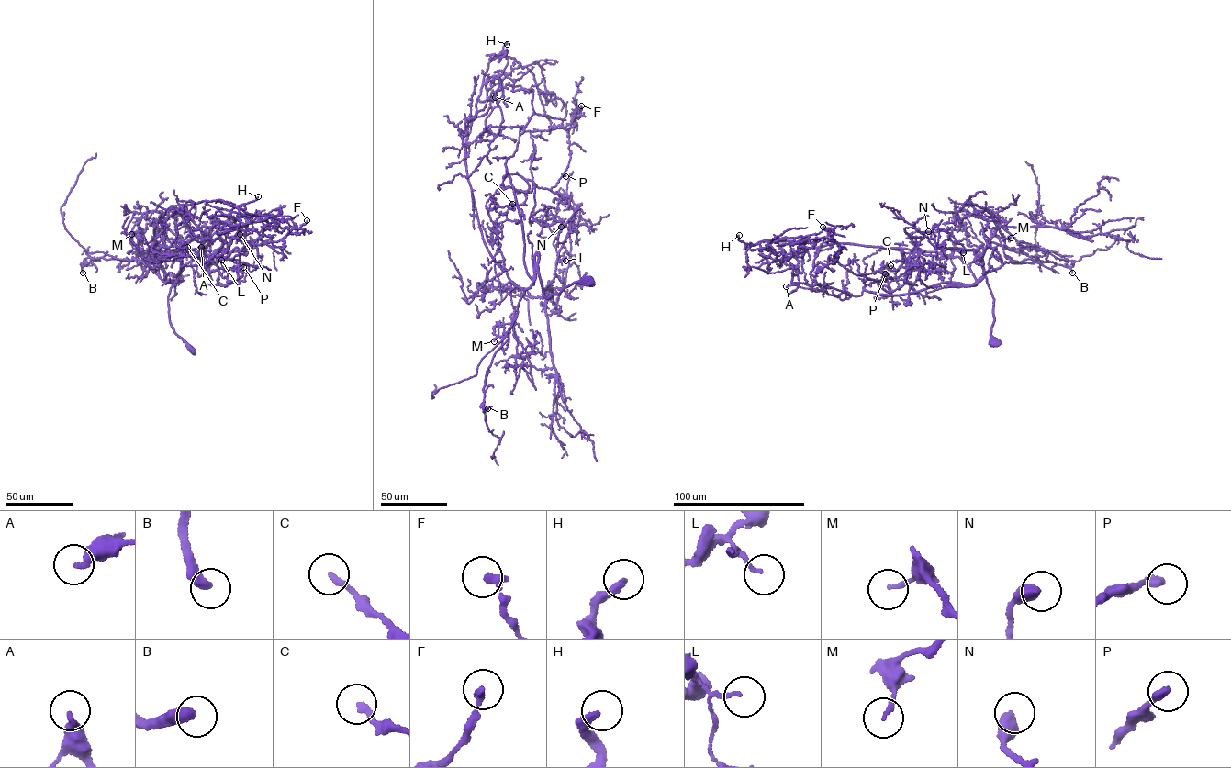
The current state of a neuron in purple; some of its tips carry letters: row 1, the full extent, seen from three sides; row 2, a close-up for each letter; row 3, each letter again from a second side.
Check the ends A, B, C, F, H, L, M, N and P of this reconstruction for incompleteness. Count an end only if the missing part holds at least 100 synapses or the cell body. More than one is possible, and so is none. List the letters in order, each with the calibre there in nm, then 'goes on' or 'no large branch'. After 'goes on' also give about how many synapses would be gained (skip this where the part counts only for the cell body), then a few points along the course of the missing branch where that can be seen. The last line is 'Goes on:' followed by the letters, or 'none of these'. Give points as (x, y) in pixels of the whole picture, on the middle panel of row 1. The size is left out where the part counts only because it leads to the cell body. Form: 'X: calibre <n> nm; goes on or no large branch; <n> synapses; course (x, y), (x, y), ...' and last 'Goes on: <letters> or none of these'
A: calibre 340 nm; no large branch
B: calibre 440 nm; no large branch
C: calibre 240 nm; no large branch
F: calibre 280 nm; no large branch
H: calibre 300 nm; no large branch
L: calibre 110 nm; no large branch
M: calibre 160 nm; no large branch
N: calibre 500 nm; no large branch
P: calibre 340 nm; no large branch
Goes on: none of these

